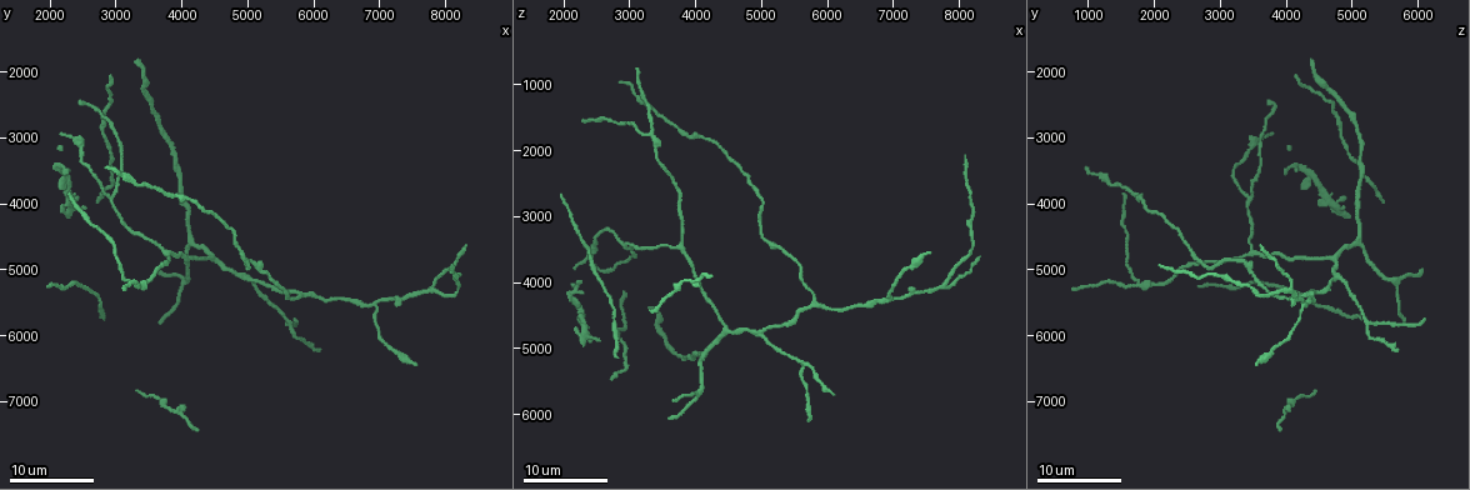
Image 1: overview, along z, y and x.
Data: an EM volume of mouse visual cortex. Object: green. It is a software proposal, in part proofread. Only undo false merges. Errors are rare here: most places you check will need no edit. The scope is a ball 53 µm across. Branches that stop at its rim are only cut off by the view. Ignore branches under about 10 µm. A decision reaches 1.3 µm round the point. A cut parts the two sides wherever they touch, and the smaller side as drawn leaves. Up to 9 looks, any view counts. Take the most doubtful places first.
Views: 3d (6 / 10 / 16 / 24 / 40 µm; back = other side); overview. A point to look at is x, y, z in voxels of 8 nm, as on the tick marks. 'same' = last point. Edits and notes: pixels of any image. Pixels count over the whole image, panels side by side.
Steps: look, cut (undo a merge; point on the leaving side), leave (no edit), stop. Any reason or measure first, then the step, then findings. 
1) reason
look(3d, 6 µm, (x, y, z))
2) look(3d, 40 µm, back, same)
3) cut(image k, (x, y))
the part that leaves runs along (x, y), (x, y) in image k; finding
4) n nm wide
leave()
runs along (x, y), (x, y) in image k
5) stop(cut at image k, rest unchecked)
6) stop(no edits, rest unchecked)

three arms meet
look(3d, 24 µm, (5000, 5100, 4800))

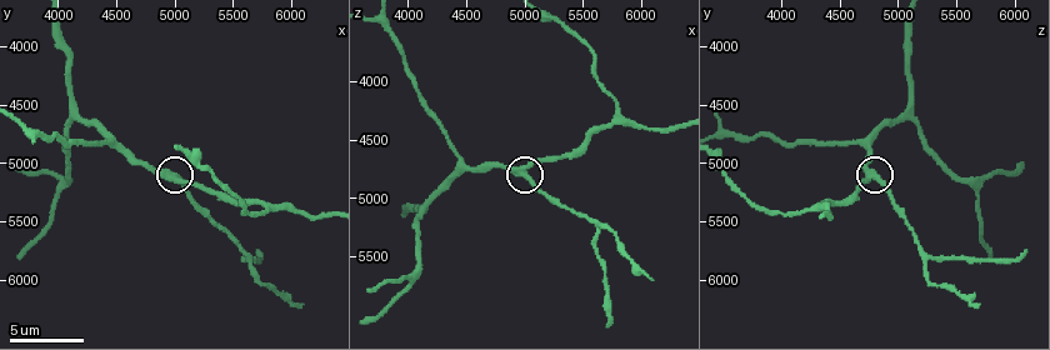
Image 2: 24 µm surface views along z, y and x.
look(3d, 6 µm, (5000, 5140, 4780))

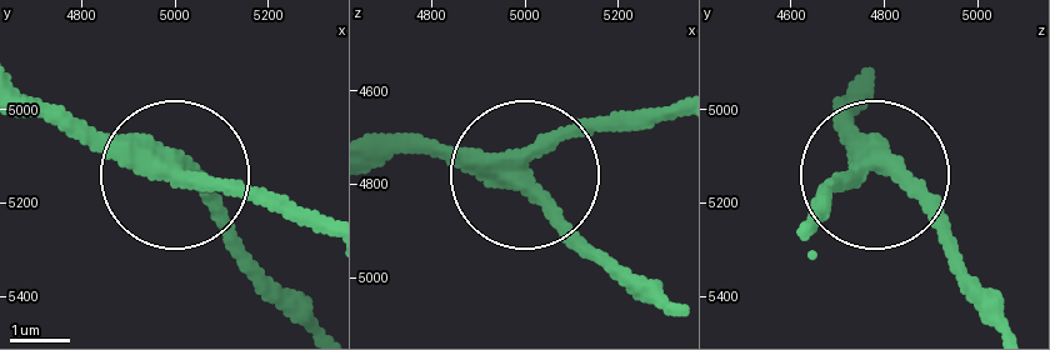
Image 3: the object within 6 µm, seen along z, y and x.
3 arms
leave()
runs along (383, 160), (423, 145), (513, 165), (626, 290) in image 3; continuous, no second cell

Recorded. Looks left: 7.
three-way junction
look(3d, 16 µm, (2950, 3950, 3450))

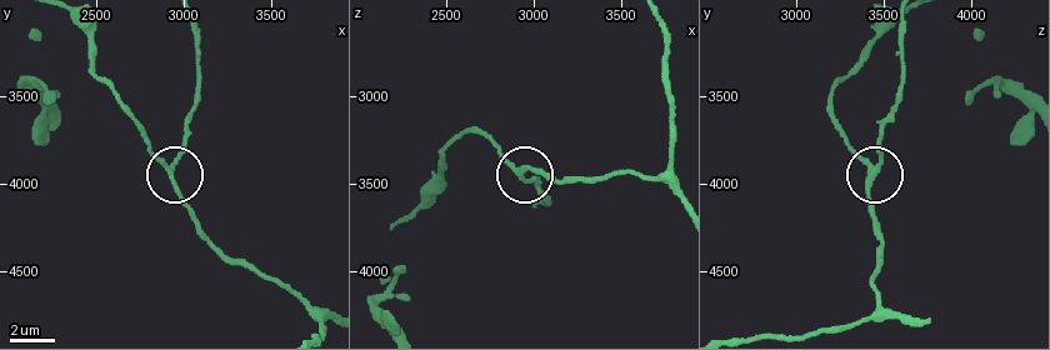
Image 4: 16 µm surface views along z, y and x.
look(3d, 6 µm, (2920, 3880, 3460))

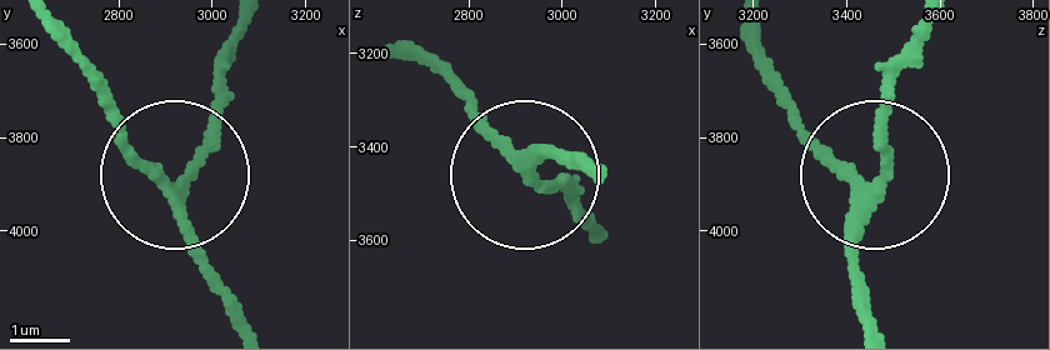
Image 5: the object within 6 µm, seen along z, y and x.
side arm 16 µm
leave()
runs along (248, 324), (178, 189), (233, 60) in image 5; all the same cell

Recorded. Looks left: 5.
arms part here
look(3d, 16 µm, (5800, 5400, 4280))

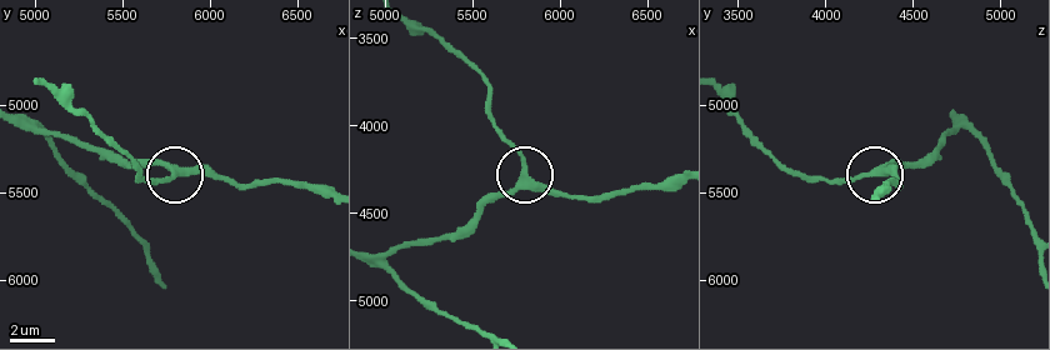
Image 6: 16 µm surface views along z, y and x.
270 nm wide
leave()
continuous, no second cell

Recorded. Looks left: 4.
three-way junction
look(3d, 16 µm, (3250, 5200, 1750))

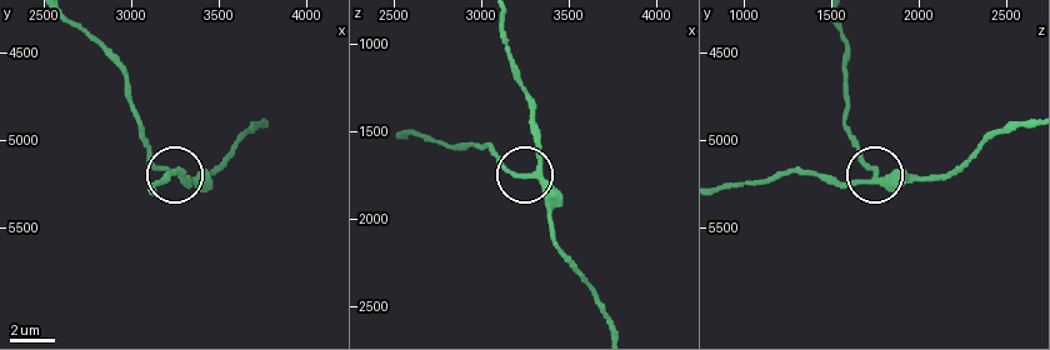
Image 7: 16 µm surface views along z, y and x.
zoom in
look(3d, 10 µm, same)

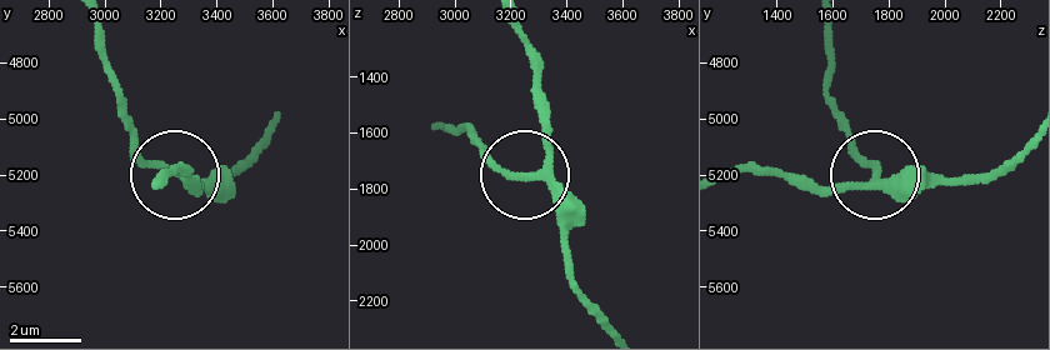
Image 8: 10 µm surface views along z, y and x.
3 arms
leave()
runs along (604, 325), (574, 280), (559, 199), (496, 169), (473, 139) in image 8; continuous, no second cell

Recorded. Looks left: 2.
stop(no edits, rest unchecked)

